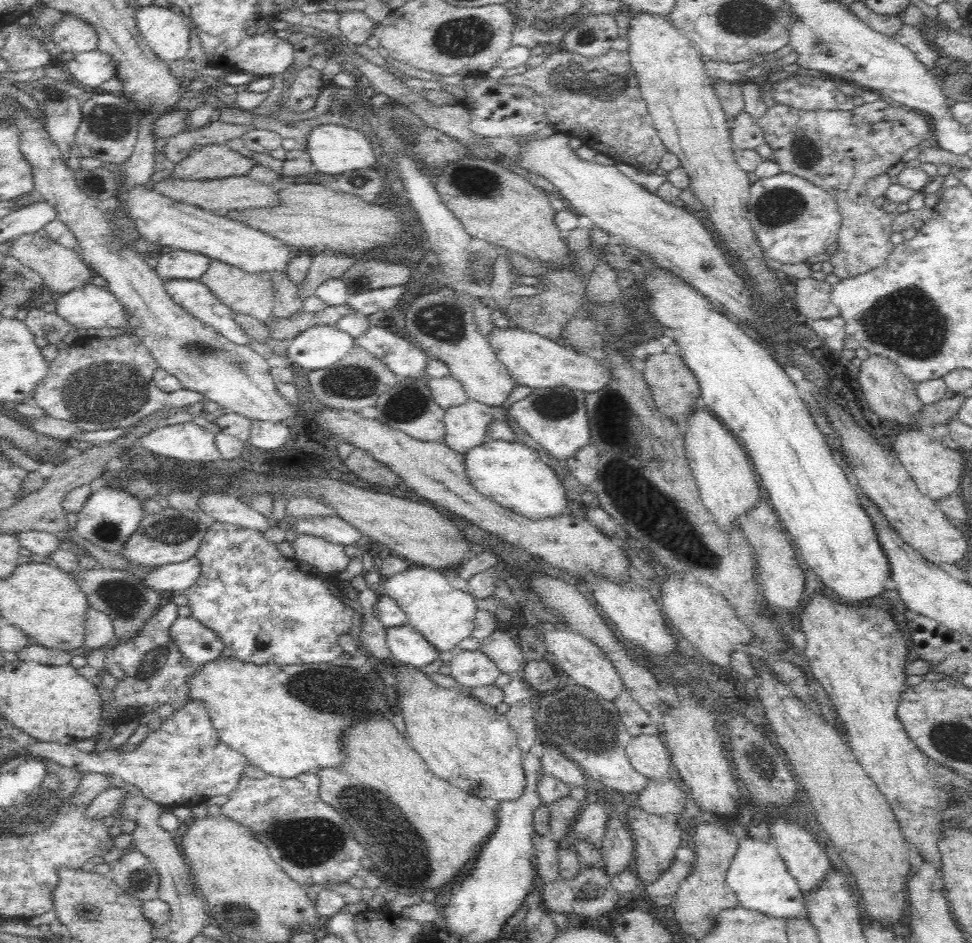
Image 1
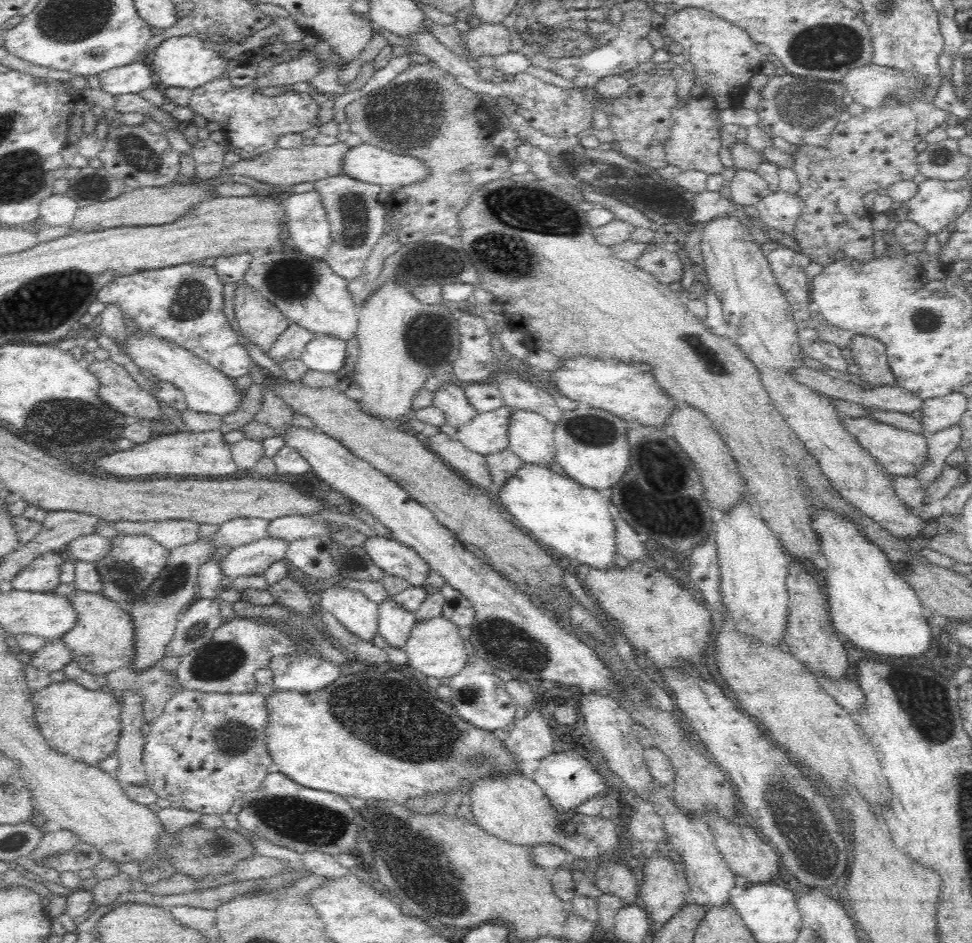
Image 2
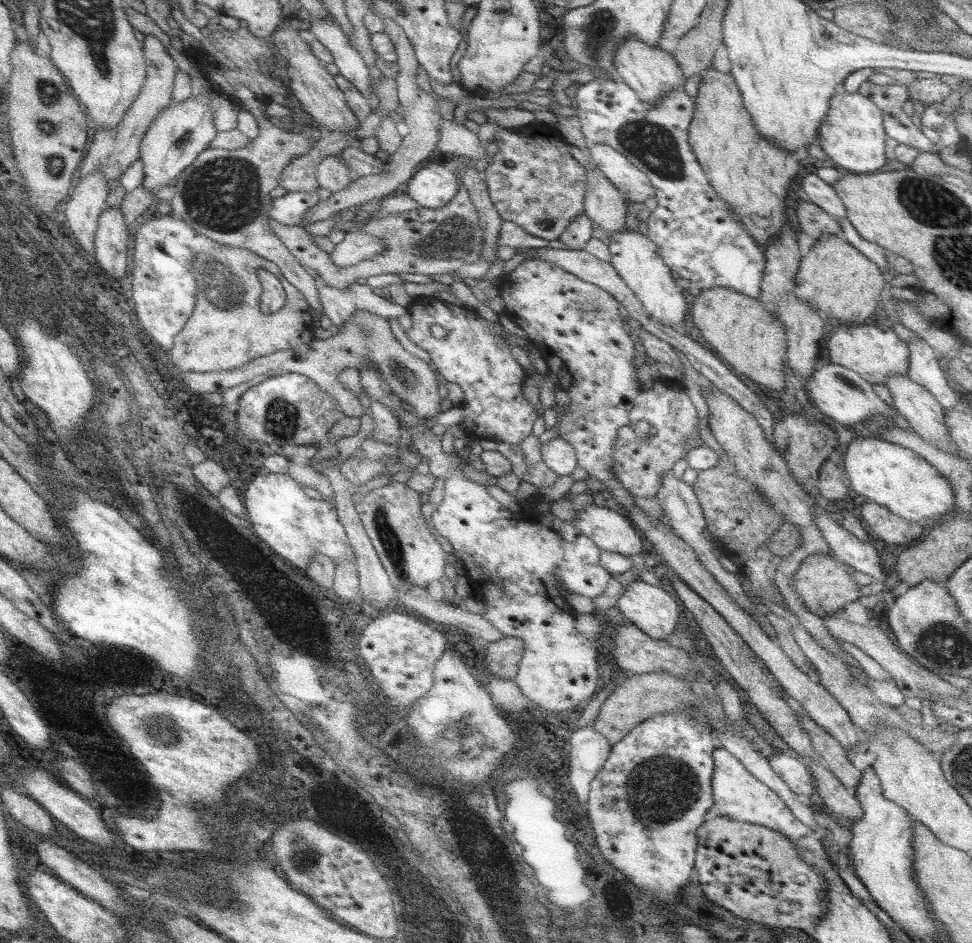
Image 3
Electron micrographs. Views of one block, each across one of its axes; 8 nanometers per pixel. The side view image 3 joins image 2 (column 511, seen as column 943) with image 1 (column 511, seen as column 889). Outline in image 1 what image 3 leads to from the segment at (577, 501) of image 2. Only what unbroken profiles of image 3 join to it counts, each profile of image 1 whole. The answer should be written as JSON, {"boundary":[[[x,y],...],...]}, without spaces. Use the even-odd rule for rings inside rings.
{"boundary":[[[487,441],[464,455],[466,474],[475,489],[502,508],[538,522],[558,518],[568,510],[568,494],[552,468],[530,446],[519,442]]]}

